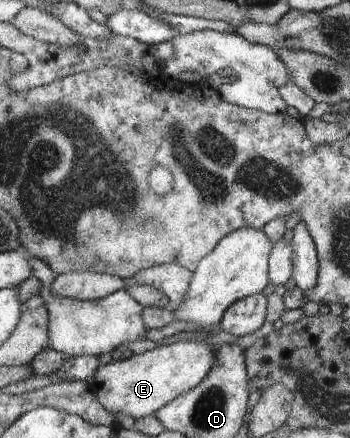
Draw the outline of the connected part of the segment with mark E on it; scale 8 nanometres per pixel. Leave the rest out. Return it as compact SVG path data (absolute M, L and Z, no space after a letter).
M182 340L134 355L130 359L107 361L89 383L110 413L122 412L141 420L200 386L212 374L216 362L218 356L212 343Z

